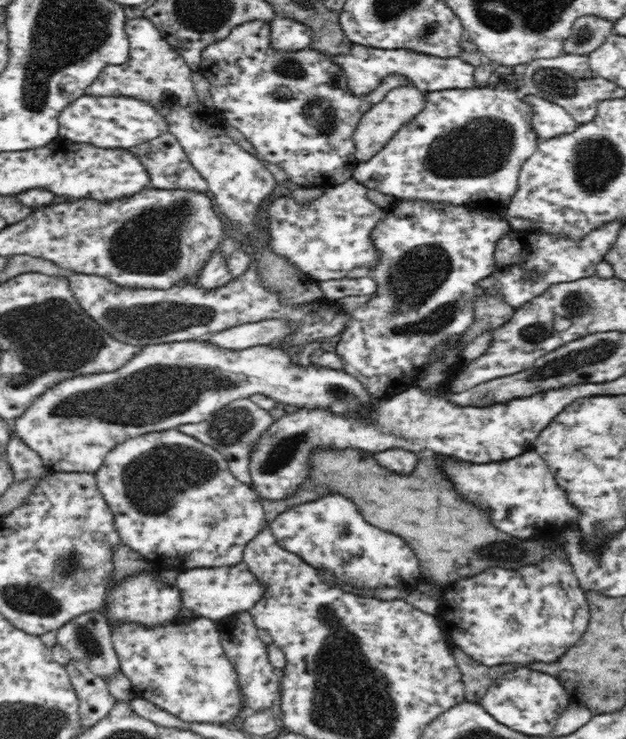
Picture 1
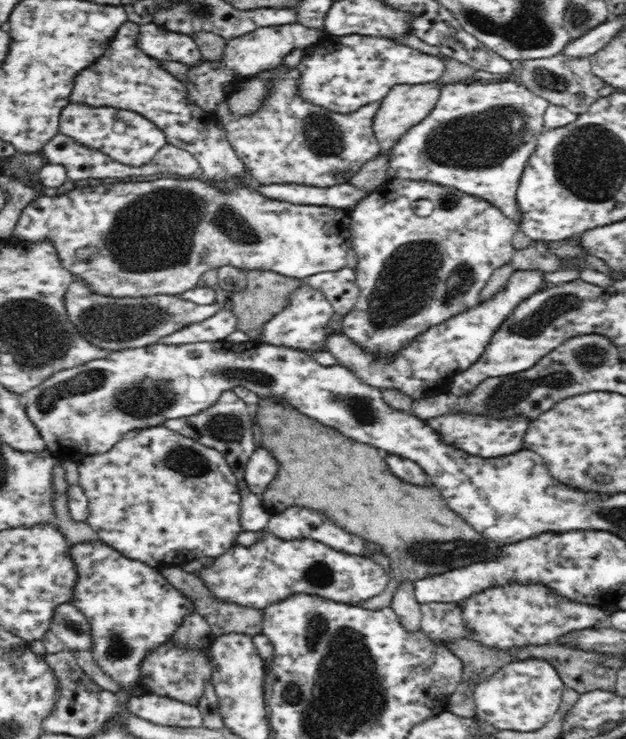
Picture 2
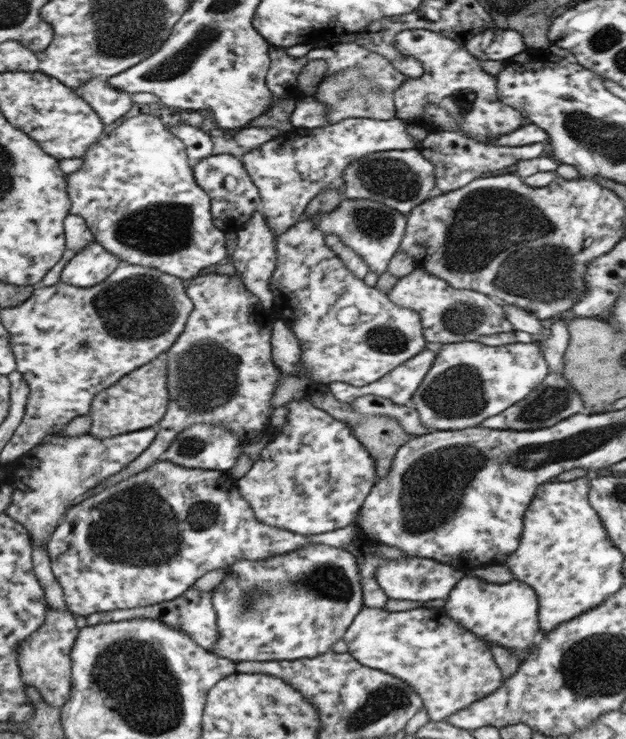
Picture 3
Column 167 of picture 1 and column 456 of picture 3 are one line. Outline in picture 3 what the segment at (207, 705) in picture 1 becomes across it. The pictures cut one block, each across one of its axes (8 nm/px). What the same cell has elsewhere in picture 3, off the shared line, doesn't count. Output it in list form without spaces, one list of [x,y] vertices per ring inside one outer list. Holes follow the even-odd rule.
[[[362,606],[345,629],[342,639],[347,645],[347,652],[359,664],[386,672],[407,683],[419,695],[422,709],[427,712],[429,721],[445,721],[447,716],[491,694],[502,685],[501,671],[495,664],[487,644],[479,636],[474,636],[451,620],[439,607],[426,609],[421,606],[401,612],[389,612],[382,608]]]

